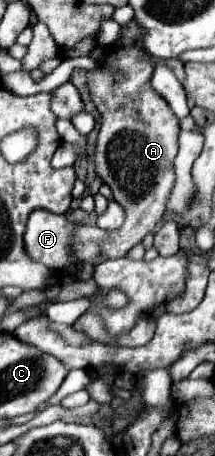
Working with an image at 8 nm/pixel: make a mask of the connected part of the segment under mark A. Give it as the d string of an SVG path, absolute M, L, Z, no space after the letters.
M132 20L126 26L122 26L114 46L110 46L106 50L114 52L116 60L102 62L102 68L88 70L88 74L86 74L90 98L102 118L98 140L96 140L96 150L94 150L94 166L96 166L96 174L102 178L102 182L108 184L110 190L114 192L114 200L118 200L118 204L124 206L126 220L116 230L100 230L100 228L84 226L84 224L78 226L76 234L74 234L74 256L76 256L74 262L80 262L80 264L88 264L88 262L92 264L100 254L106 254L108 258L122 258L130 248L134 248L138 242L142 242L142 238L150 230L154 230L156 224L160 222L164 208L166 208L168 194L174 186L172 164L174 164L174 156L176 156L180 120L176 118L176 114L172 112L168 102L158 92L154 92L150 86L154 62L148 60L148 52L142 42L142 28L138 26L138 22Z

